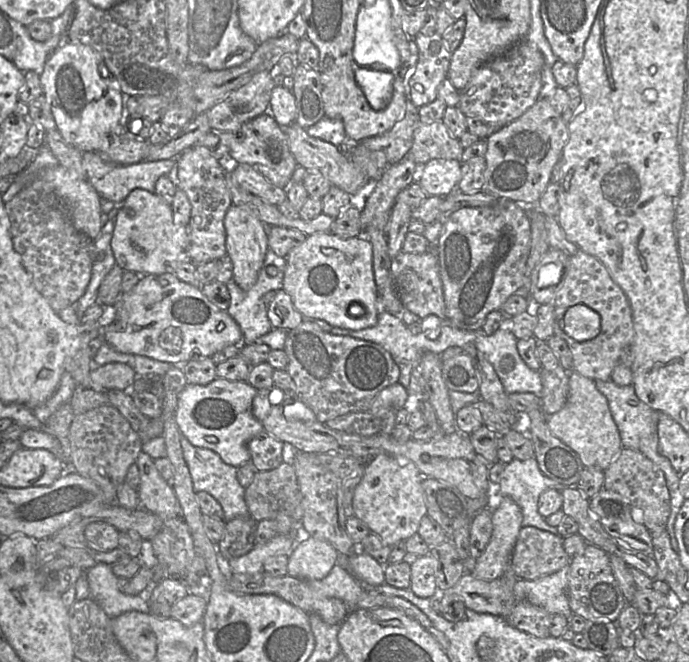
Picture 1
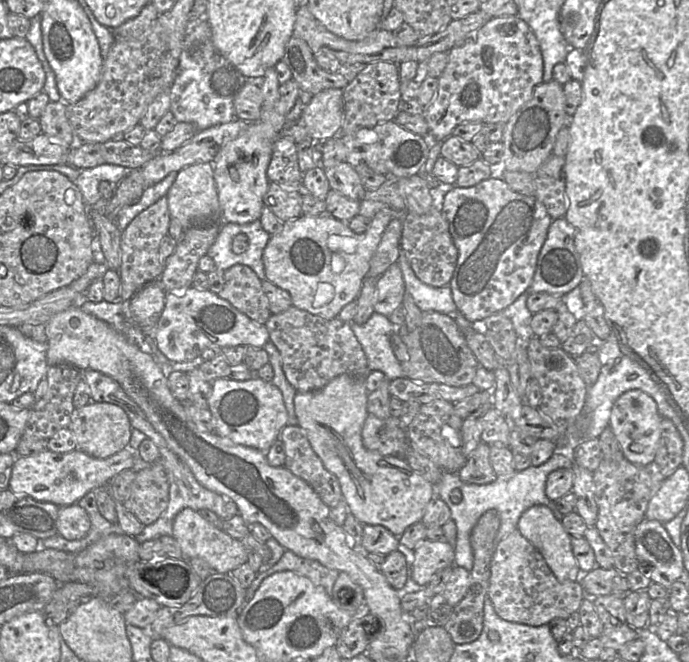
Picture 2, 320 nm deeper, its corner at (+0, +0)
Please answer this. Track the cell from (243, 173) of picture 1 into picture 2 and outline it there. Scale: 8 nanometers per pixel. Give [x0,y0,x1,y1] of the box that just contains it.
[263,182,303,223]

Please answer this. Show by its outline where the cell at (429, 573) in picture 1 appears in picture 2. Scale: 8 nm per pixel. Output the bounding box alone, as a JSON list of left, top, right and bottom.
[410,539,455,586]

